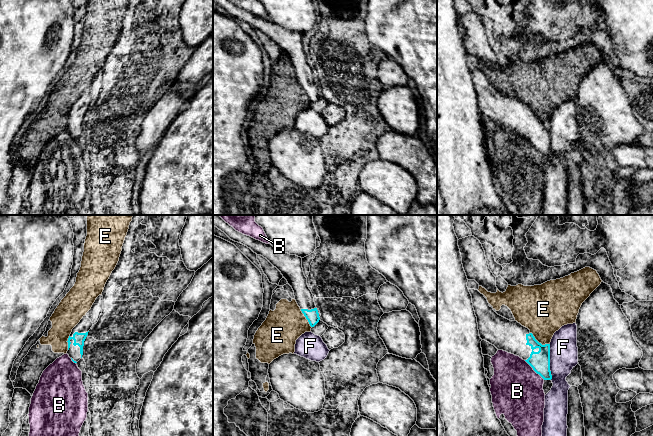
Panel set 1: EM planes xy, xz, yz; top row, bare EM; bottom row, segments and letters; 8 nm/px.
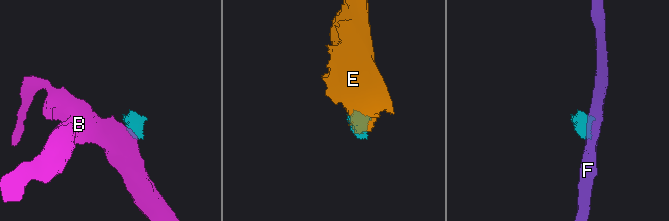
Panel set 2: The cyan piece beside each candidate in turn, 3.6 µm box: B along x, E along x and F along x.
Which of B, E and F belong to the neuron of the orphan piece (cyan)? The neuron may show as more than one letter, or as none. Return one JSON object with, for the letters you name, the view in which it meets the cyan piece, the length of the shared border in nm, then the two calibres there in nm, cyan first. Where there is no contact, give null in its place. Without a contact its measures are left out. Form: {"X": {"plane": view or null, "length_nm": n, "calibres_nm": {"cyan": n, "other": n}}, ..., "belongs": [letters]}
{"belongs": []}

